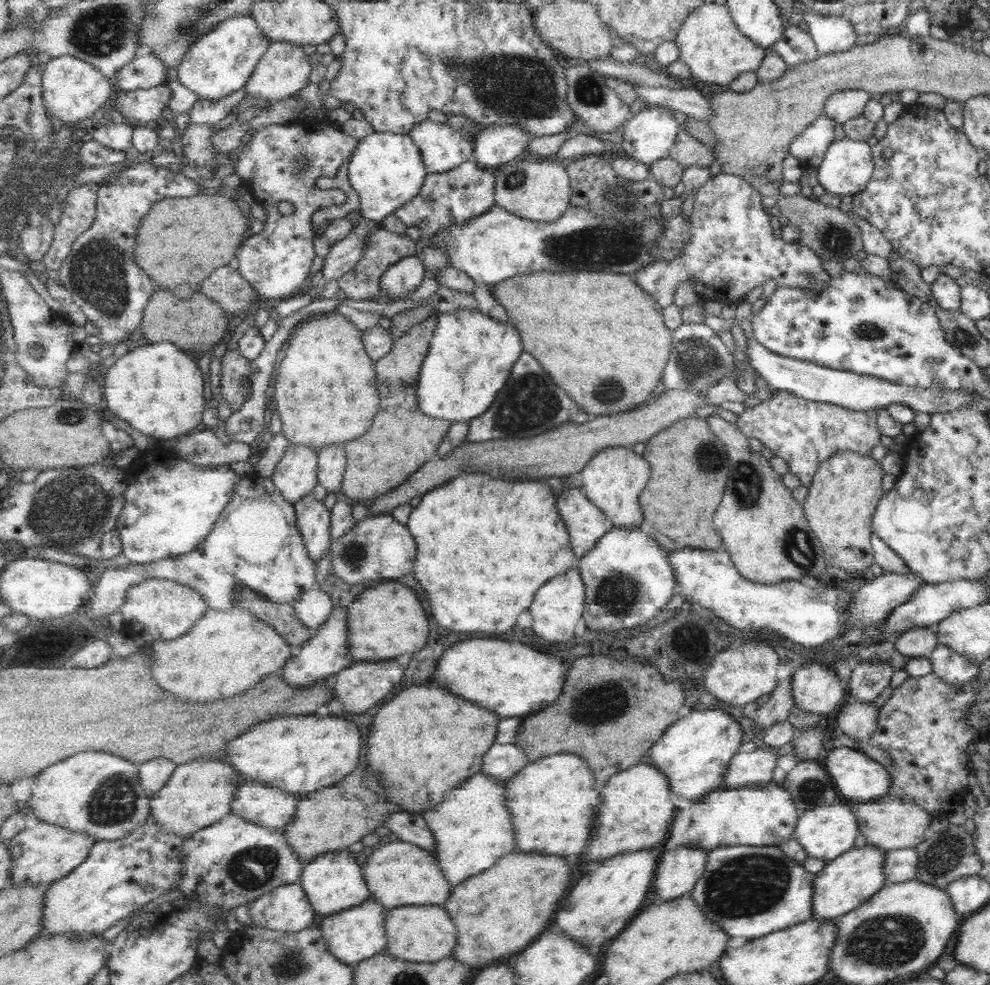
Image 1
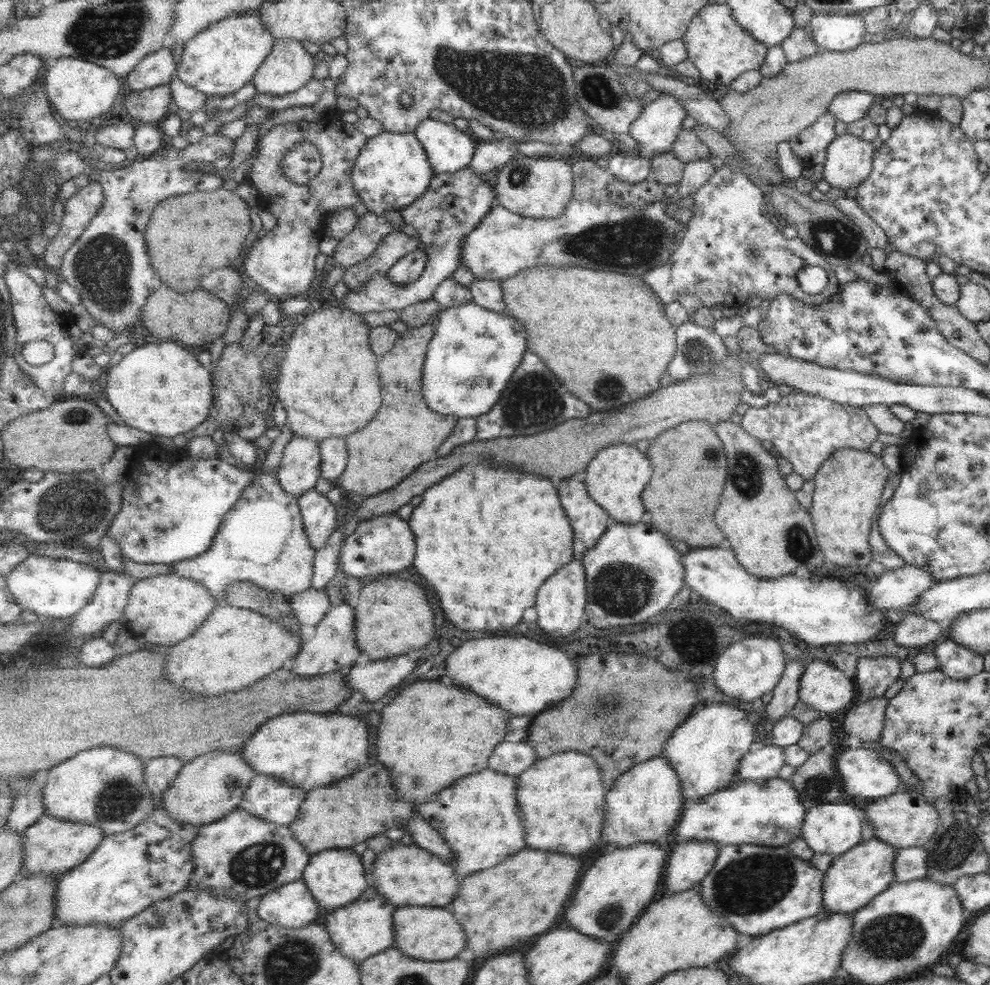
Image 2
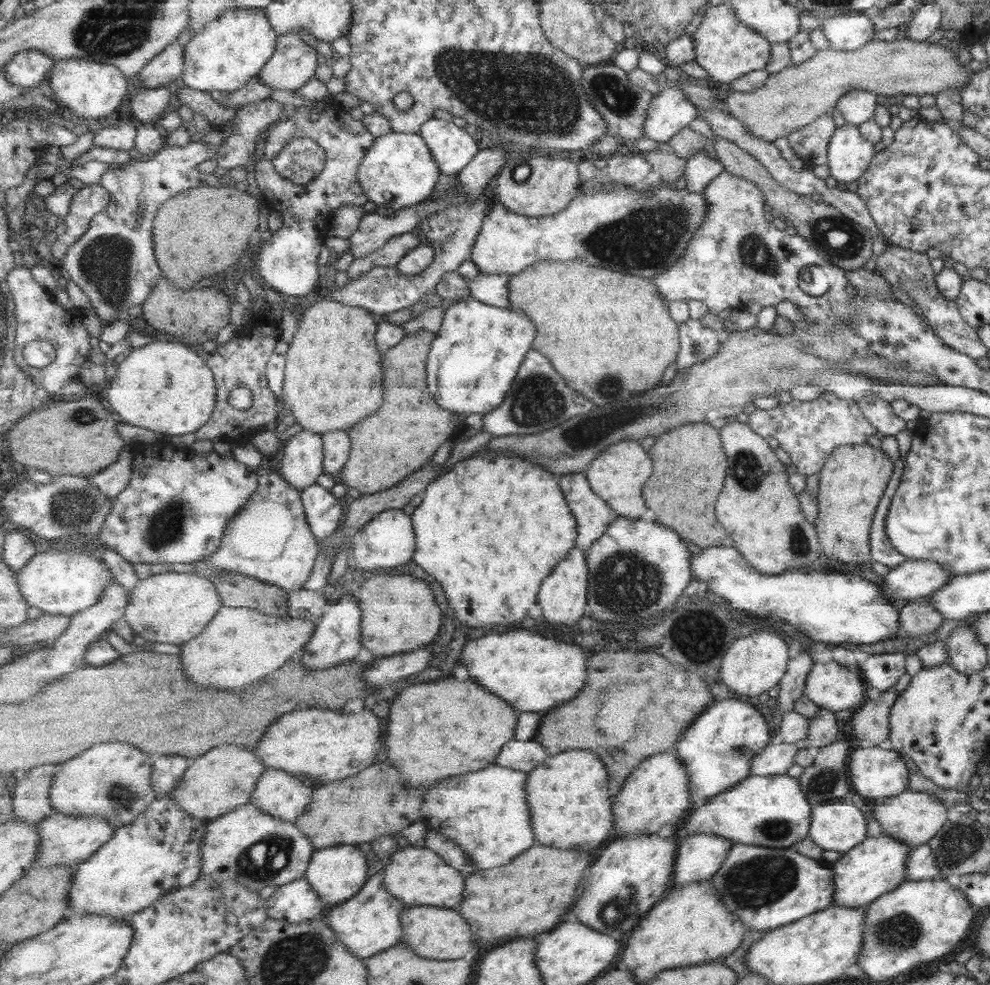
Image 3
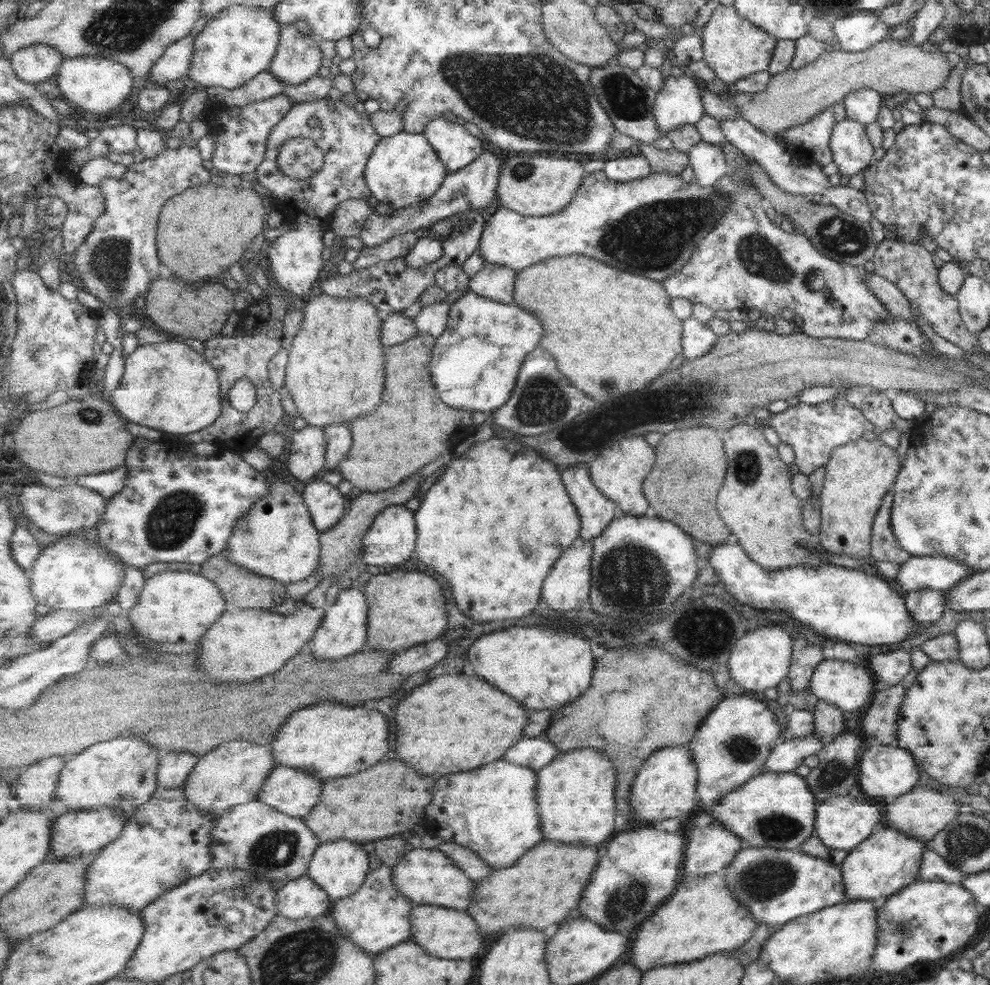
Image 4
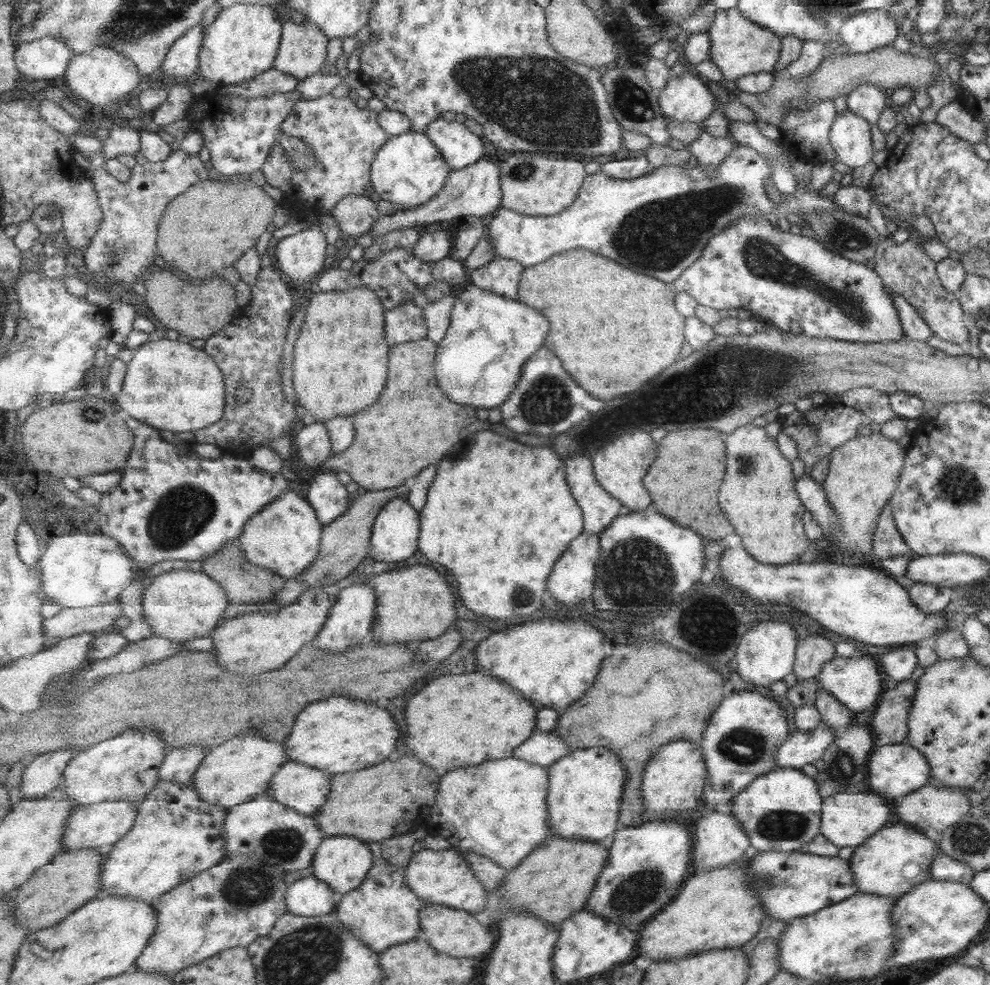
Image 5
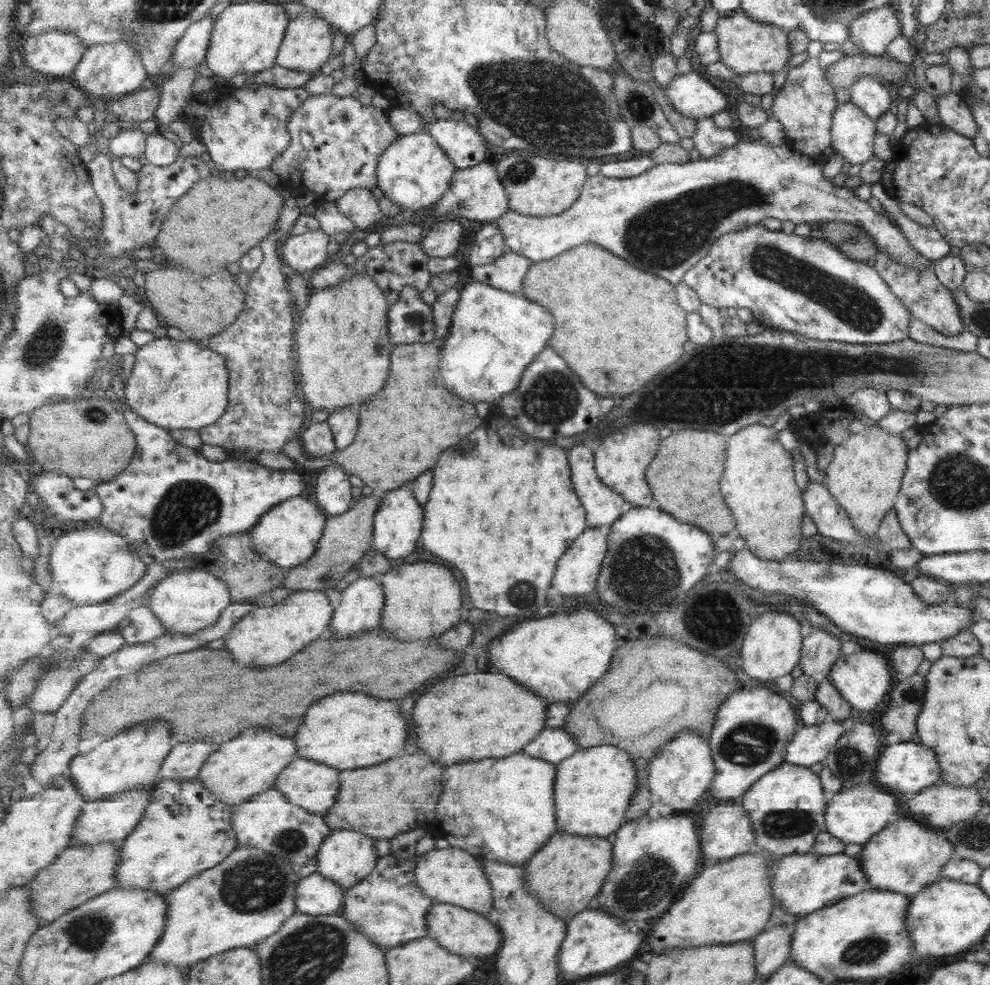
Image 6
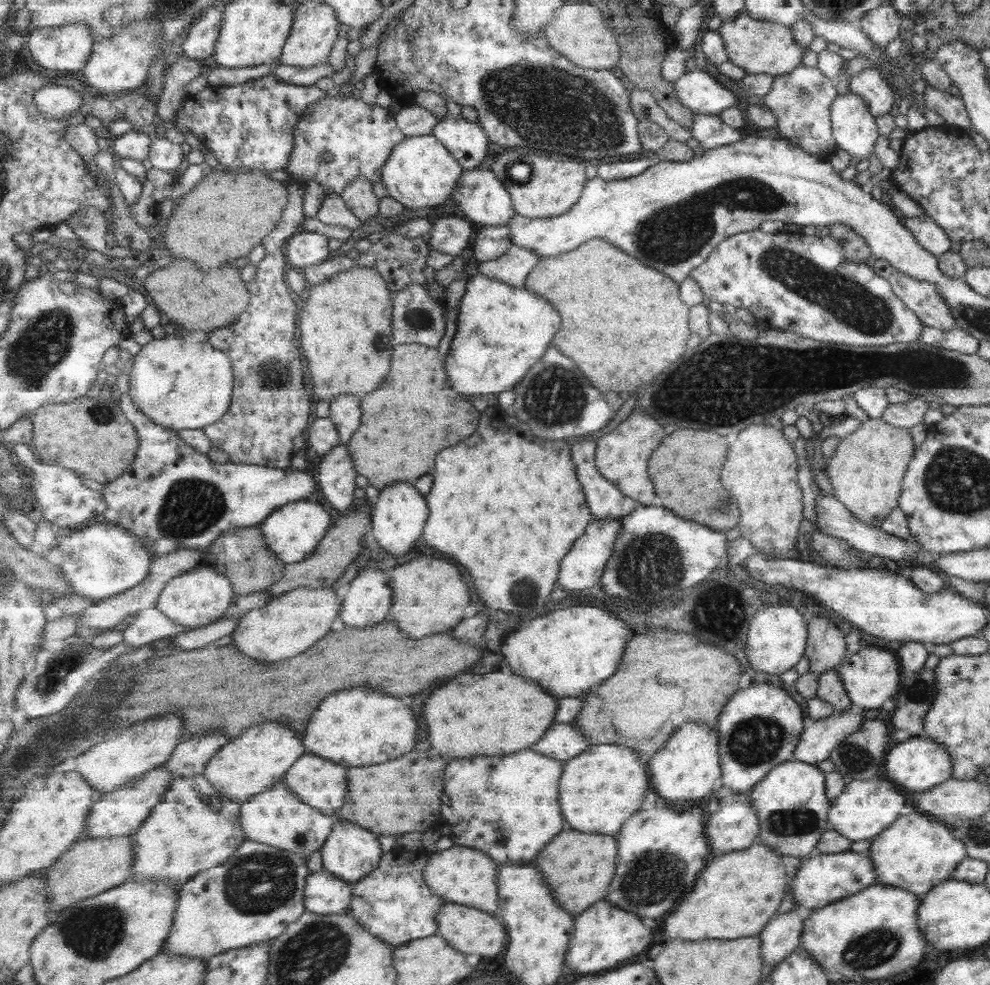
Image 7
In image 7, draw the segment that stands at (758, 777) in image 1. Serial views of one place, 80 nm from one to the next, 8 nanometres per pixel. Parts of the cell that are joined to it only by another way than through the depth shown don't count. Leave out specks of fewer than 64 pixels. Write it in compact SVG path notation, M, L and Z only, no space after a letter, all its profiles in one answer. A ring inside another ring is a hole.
M852 707L843 713L831 714L826 718L803 718L803 730L794 758L811 765L827 759L843 738L853 734L863 724L863 716L863 709Z

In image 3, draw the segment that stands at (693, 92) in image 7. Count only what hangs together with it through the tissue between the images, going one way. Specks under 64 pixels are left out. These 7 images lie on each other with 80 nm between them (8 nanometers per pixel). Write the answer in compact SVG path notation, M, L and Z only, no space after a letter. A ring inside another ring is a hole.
M678 81L668 82L661 92L655 92L648 117L644 124L644 136L668 144L674 134L689 127L698 118L699 107L680 88Z

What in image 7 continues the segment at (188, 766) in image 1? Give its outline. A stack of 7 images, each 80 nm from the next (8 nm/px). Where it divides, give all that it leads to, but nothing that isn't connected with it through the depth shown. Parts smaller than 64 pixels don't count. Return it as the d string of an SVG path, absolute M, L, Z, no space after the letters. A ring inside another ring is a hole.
M268 721L249 727L242 735L232 742L223 746L215 756L206 764L204 776L213 783L217 791L221 791L227 798L233 802L244 803L249 797L255 797L258 794L272 790L277 784L283 781L289 772L289 769L296 764L297 760L307 754L305 749L305 734L293 731L291 727L285 727L285 724Z

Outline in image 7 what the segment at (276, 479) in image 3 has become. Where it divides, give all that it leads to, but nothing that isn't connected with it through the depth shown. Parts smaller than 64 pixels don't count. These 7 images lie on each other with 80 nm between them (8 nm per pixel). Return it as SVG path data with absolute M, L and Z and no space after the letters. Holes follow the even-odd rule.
M307 499L293 501L282 507L262 522L260 527L264 531L265 540L268 547L286 564L304 561L317 550L328 533L328 527L332 524L329 522L329 514L321 504Z

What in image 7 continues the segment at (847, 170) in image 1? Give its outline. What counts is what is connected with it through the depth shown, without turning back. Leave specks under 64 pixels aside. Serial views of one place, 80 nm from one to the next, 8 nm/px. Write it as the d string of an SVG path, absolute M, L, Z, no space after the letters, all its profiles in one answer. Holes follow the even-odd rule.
M849 90L837 94L831 102L830 127L836 148L857 160L868 158L879 135L874 116L861 98Z

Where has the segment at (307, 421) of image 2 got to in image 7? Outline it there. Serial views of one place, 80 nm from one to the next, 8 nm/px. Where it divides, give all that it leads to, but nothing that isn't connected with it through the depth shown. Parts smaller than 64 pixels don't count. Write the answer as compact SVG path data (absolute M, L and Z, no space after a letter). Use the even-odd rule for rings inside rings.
M357 265L333 276L333 278L327 282L311 286L302 301L301 334L303 334L303 336L301 336L301 344L305 346L305 356L309 358L309 372L311 372L311 380L313 380L313 384L310 386L311 398L313 398L313 400L325 400L330 402L332 398L341 394L369 394L369 392L373 392L373 390L377 390L377 388L381 386L381 382L387 378L387 374L390 374L391 358L394 355L394 347L396 345L392 327L394 311L393 294L392 290L389 290L388 282L381 276L381 272L371 267L359 267Z

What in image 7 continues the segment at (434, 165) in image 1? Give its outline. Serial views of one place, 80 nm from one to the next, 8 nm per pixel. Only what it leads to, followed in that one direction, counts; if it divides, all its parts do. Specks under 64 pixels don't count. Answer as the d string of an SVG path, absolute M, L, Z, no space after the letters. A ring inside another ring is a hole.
M446 117L434 126L432 134L452 151L465 171L479 166L489 154L491 140L479 122Z

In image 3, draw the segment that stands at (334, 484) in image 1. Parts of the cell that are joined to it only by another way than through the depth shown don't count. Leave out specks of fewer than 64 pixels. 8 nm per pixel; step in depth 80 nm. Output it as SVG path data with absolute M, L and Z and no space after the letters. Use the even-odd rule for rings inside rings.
M328 432L322 435L324 438L324 474L334 478L344 469L349 452L351 452L351 440L347 432Z

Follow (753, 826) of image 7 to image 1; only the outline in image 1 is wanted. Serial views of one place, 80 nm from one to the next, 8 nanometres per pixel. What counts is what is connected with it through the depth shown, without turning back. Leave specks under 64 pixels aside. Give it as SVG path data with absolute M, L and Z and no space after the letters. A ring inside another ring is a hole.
M679 846L660 858L653 881L651 900L665 902L691 893L709 866L711 851L693 846Z

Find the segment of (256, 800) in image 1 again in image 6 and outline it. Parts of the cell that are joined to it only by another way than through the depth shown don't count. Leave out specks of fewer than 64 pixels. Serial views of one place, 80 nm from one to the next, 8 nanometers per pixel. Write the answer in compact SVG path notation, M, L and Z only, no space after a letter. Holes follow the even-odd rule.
M298 757L289 763L277 780L275 789L286 794L286 797L297 806L308 810L311 814L326 815L336 804L337 794L341 792L341 770L325 766L320 762Z

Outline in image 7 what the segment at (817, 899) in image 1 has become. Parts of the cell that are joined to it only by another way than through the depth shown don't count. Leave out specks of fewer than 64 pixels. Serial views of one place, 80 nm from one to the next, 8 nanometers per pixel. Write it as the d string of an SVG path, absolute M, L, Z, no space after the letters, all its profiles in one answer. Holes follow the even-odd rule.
M916 807L908 809L905 815L897 817L870 839L868 854L875 875L873 883L895 886L922 896L940 881L952 878L952 870L967 853L964 844L950 830L950 826L919 812Z

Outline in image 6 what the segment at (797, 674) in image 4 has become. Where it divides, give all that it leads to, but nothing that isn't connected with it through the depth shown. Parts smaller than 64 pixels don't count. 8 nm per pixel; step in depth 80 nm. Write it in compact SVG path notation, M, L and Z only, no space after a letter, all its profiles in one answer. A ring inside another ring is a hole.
M812 626L811 632L801 639L798 667L805 676L820 672L826 675L829 667L839 658L840 641L827 632Z

